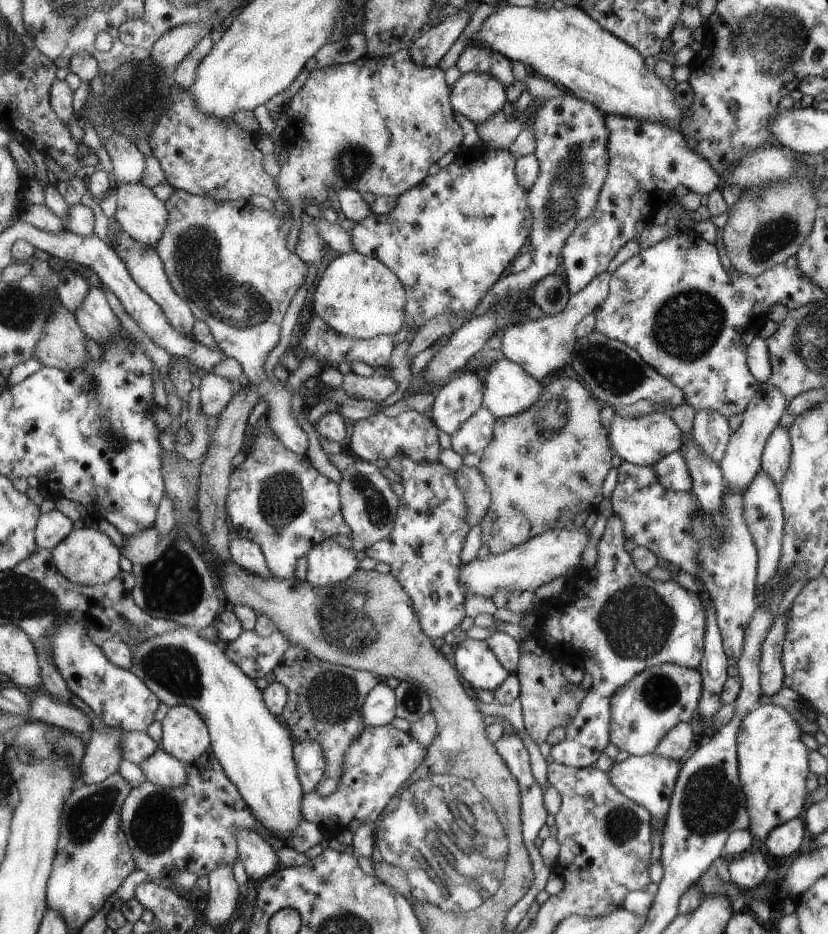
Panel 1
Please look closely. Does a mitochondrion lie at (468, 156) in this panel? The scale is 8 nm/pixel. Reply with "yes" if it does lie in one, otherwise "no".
no

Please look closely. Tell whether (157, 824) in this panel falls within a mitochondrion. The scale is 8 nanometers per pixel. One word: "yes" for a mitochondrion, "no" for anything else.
yes

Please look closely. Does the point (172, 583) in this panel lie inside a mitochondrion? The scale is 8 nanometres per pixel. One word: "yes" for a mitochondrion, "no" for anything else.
yes

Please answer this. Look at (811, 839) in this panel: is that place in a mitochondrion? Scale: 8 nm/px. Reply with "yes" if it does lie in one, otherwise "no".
no

